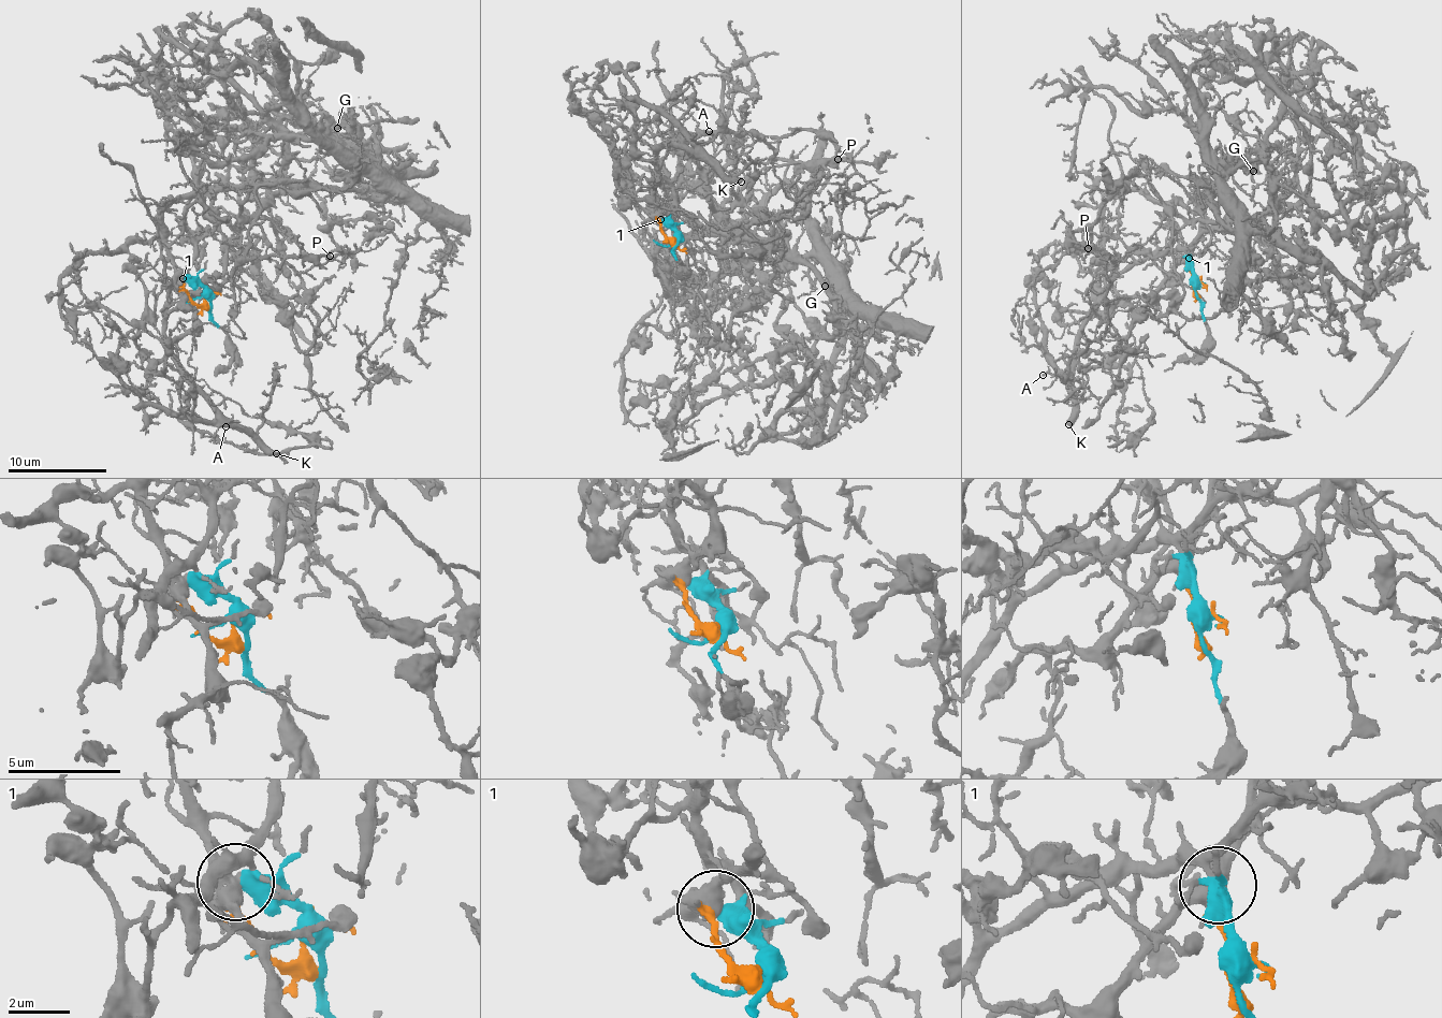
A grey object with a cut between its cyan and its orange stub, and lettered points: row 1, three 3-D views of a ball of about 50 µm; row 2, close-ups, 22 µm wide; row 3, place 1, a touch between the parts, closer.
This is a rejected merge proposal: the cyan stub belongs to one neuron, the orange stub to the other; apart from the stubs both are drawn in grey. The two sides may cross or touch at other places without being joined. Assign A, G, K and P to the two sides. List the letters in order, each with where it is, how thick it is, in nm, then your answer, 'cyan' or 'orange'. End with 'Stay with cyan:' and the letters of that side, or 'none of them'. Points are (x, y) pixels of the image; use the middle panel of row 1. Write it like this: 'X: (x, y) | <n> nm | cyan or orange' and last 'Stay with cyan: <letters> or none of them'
A: (709, 131) | 90 nm | cyan
G: (825, 286) | 360 nm | orange
K: (741, 182) | 420 nm | cyan
P: (838, 159) | 130 nm | cyan
Stay with cyan: A, K, P

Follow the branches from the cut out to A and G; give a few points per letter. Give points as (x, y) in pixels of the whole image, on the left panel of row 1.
A: (208, 300), (205, 285), (185, 272), (165, 291), (163, 318), (176, 360), (220, 422), (231, 421), (227, 427)
G: (205, 299), (184, 287), (162, 211), (246, 183), (382, 198), (351, 110), (336, 128)

